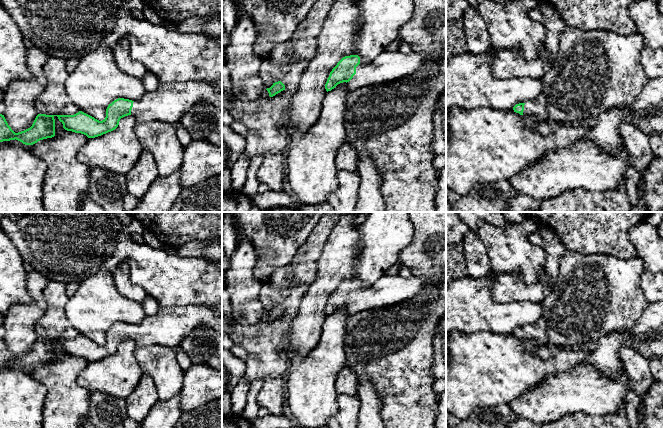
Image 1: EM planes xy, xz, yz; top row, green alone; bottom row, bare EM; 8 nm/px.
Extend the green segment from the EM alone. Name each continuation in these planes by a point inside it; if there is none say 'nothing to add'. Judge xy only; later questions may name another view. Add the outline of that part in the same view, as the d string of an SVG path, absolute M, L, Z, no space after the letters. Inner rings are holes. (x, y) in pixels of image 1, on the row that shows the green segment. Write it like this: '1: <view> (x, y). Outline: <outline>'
1: xy (169, 102). Outline: M205 80L161 83L156 90L146 91L140 100L133 102L131 115L137 123L162 121L176 125L199 102L207 102L222 109L222 91L217 91L212 83Z

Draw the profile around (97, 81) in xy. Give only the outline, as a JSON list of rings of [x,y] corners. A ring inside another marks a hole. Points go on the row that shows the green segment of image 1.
[[[100,47],[80,58],[77,68],[66,79],[65,89],[80,111],[99,121],[105,119],[106,109],[114,100],[124,98],[138,101],[146,92],[141,79],[129,76],[118,68],[112,48],[109,47]]]

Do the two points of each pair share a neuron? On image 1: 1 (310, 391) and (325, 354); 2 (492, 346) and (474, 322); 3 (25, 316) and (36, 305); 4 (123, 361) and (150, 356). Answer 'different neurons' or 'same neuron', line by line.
1: same neuron
2: different neurons
3: same neuron
4: different neurons

